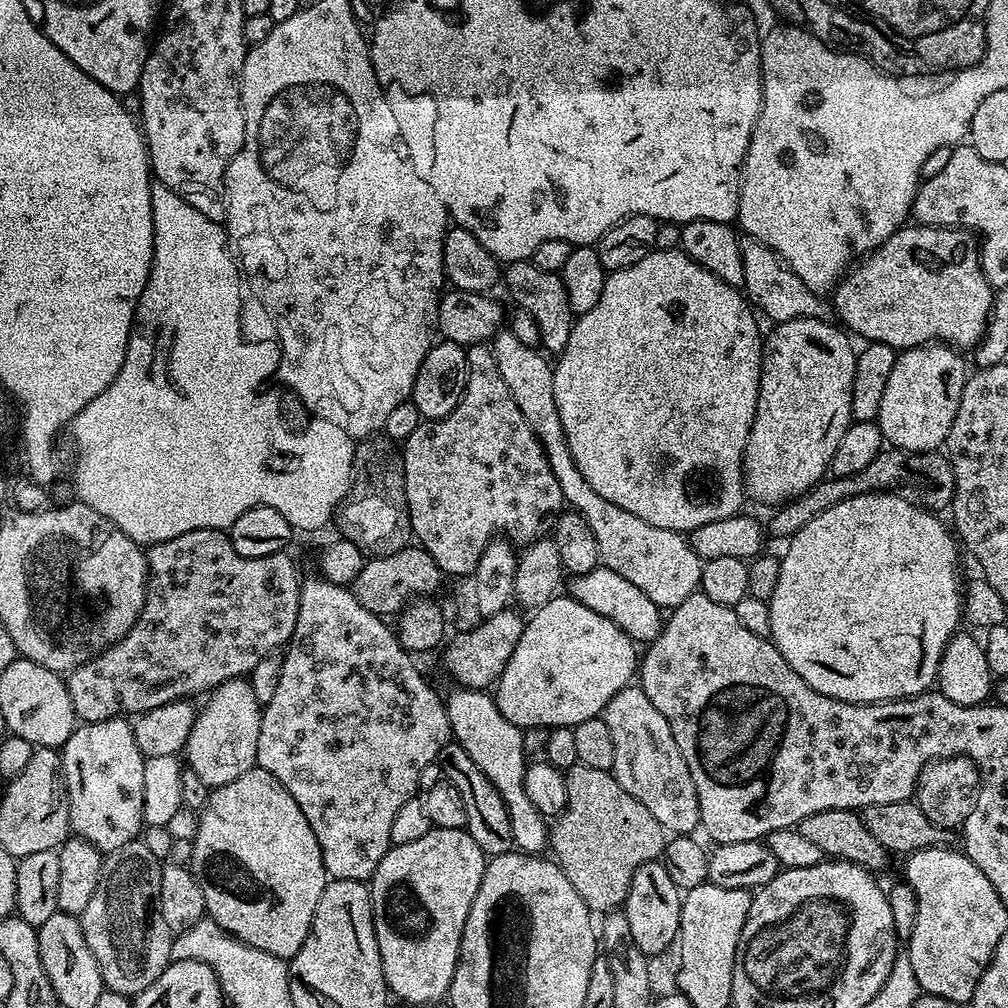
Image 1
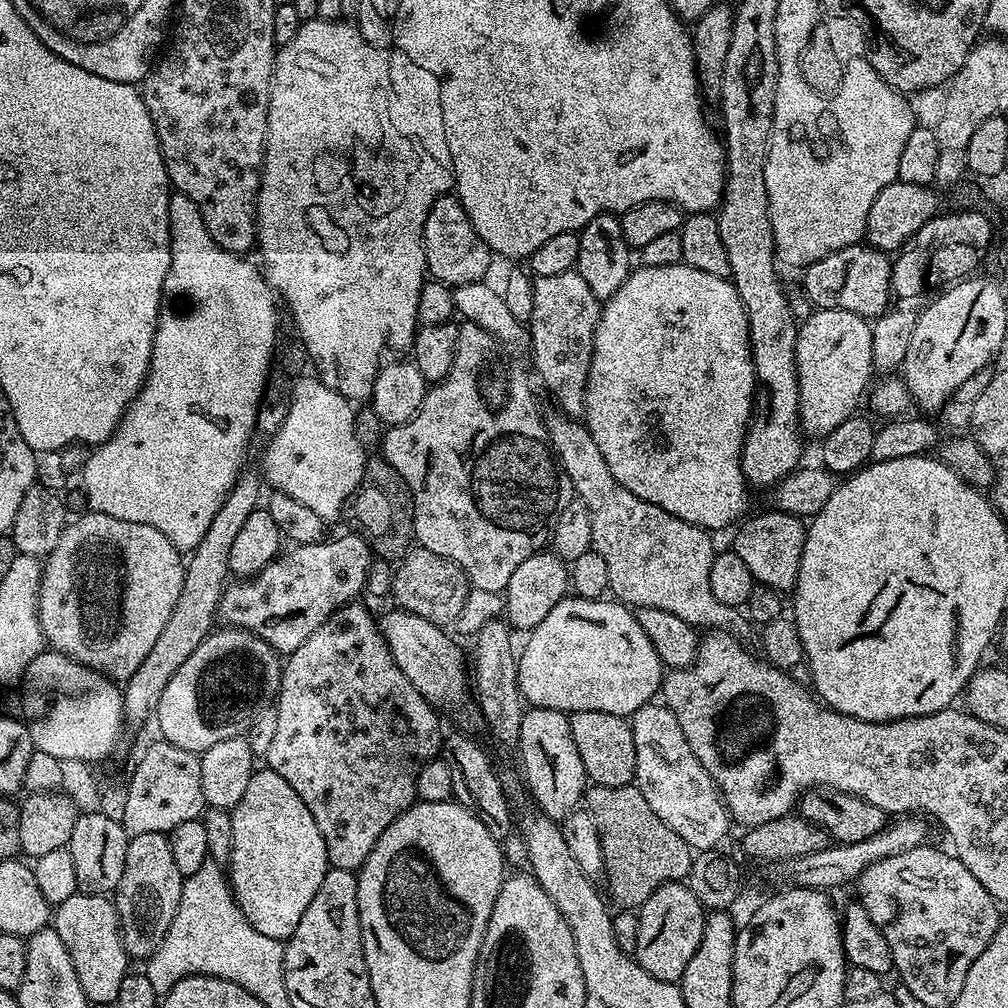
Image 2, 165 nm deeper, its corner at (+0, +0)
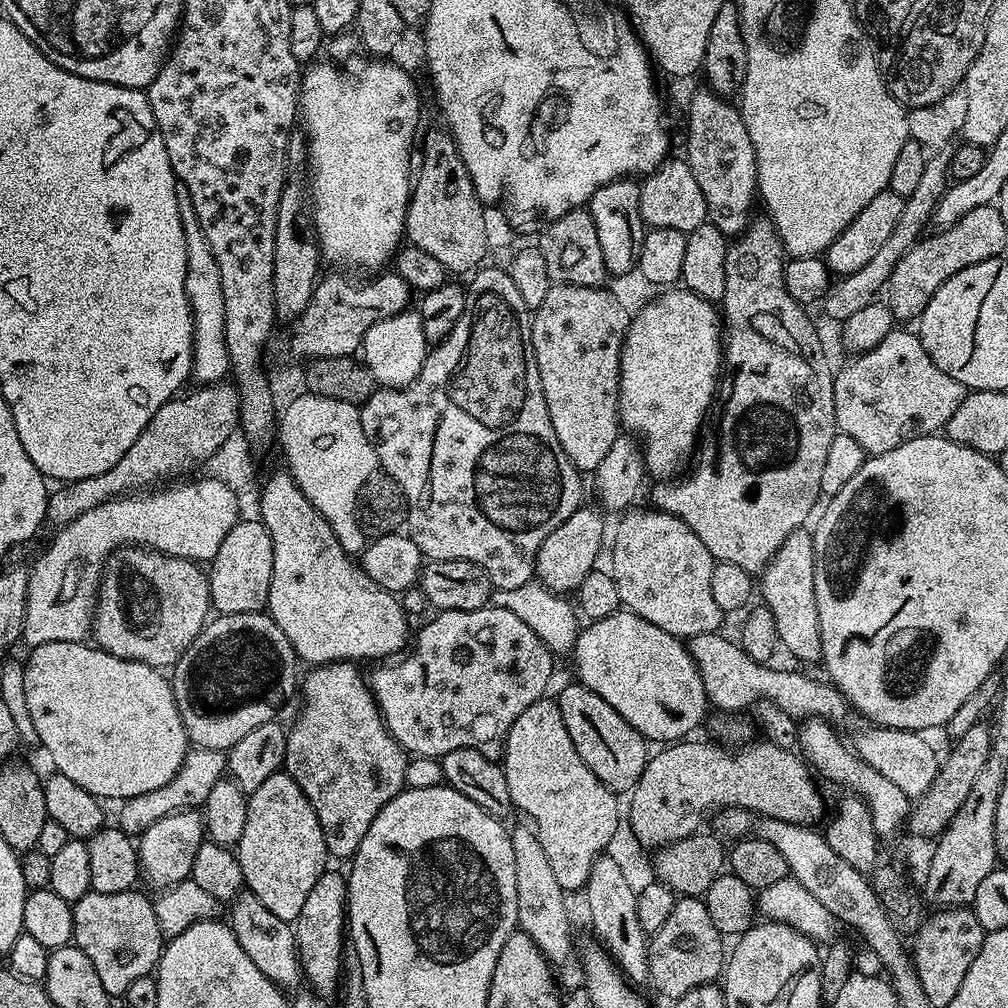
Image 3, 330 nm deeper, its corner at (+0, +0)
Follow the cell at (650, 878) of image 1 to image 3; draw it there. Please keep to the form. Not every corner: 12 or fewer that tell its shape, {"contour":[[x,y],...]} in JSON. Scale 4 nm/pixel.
{"contour":[[703,899],[651,933],[648,975],[669,1001],[721,979],[725,937]]}

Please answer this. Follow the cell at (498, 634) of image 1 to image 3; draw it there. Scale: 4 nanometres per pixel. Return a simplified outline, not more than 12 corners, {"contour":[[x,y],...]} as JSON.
{"contour":[[581,506],[536,555],[535,579],[572,594],[606,544],[601,509]]}

